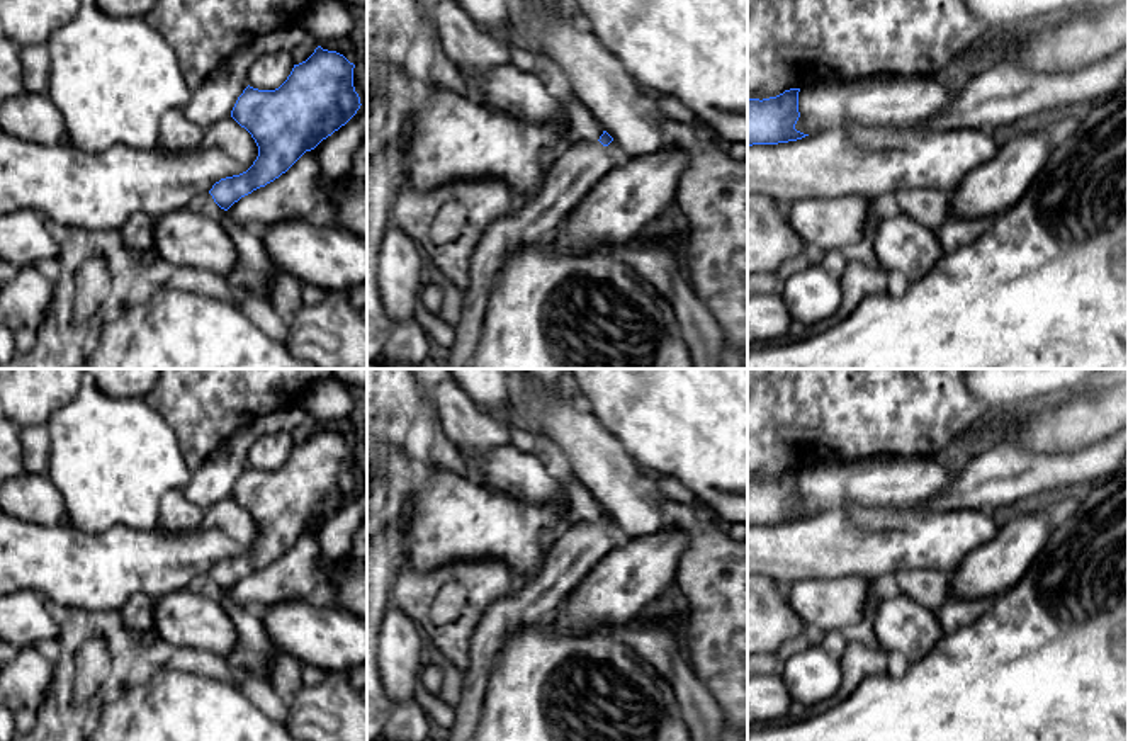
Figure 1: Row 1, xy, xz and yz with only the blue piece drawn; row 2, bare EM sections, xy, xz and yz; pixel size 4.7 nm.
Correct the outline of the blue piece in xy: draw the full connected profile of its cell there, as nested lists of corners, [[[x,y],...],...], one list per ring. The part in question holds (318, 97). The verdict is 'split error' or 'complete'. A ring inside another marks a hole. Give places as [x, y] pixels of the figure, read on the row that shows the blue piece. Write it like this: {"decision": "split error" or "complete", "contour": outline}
{"decision": "complete", "contour": [[[318,46],[279,88],[243,90],[231,117],[251,134],[258,156],[246,172],[212,185],[209,194],[221,209],[279,178],[357,114],[353,68],[343,54]]]}

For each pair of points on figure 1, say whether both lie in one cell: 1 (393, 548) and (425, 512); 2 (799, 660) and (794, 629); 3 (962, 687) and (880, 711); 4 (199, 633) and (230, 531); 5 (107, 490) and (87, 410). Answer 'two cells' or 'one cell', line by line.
1: two cells
2: two cells
3: one cell
4: two cells
5: one cell

